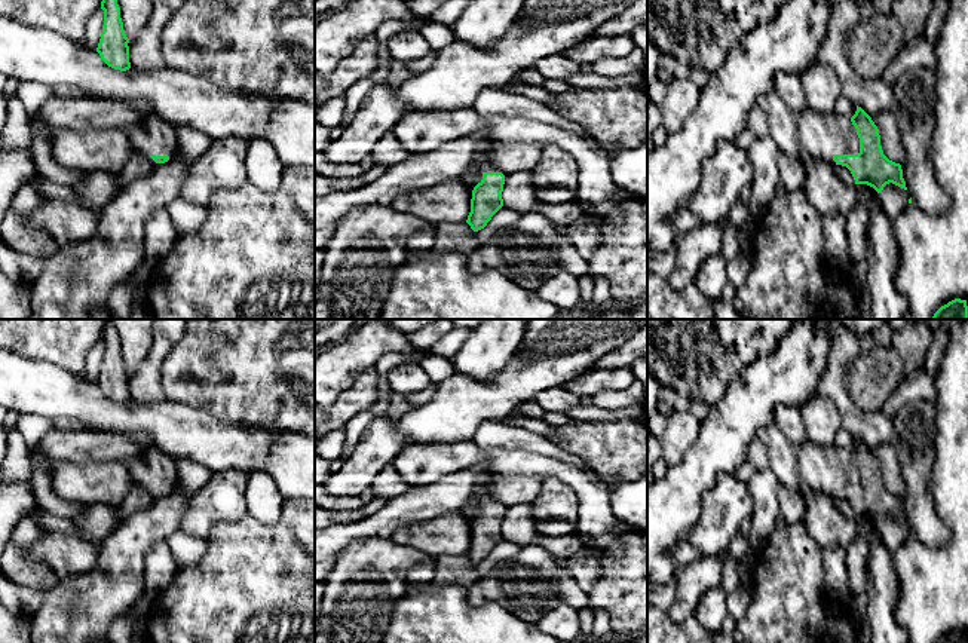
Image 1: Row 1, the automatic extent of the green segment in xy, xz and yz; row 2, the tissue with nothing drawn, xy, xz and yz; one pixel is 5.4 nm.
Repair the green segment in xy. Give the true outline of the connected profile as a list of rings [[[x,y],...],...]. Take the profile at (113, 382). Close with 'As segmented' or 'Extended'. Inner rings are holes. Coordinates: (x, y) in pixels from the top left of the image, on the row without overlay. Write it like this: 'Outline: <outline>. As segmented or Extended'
Outline: [[[111,319],[102,330],[101,342],[104,343],[104,358],[97,385],[108,399],[126,404],[131,401],[129,371],[125,367],[120,340]]]. As segmented

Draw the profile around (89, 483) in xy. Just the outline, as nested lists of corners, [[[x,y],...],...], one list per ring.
[[[55,462],[50,480],[52,490],[59,497],[88,506],[117,505],[135,486],[120,462]]]

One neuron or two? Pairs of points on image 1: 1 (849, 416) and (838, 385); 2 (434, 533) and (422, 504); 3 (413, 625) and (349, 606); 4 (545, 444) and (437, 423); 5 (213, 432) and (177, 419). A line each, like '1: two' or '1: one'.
1: one
2: two
3: two
4: two
5: one

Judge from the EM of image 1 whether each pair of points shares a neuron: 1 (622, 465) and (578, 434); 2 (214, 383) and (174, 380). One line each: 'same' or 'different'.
1: same
2: same

